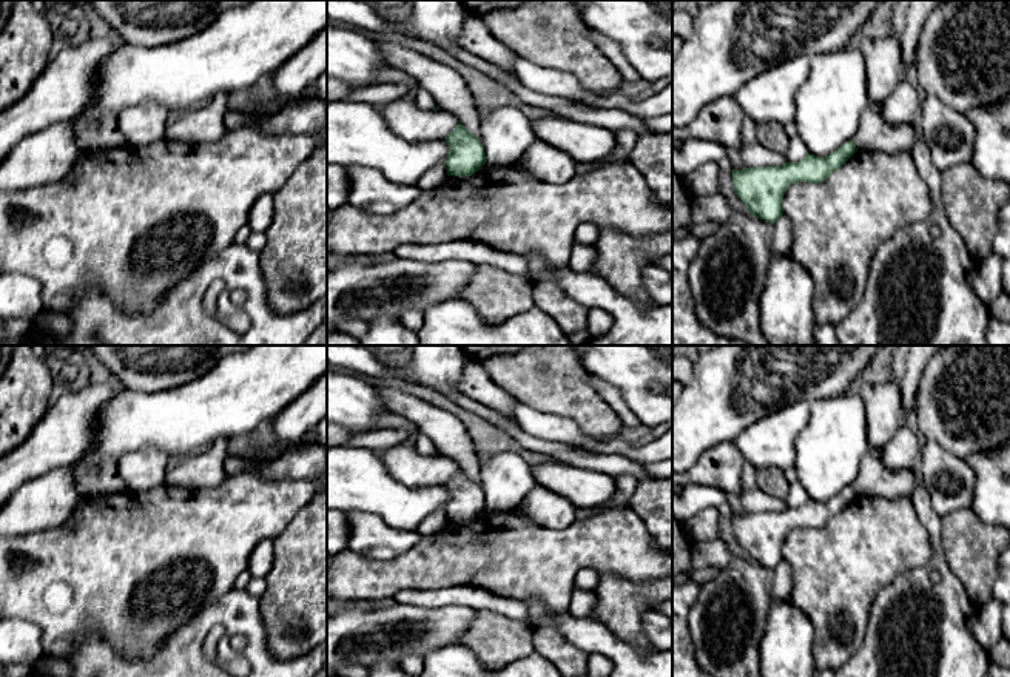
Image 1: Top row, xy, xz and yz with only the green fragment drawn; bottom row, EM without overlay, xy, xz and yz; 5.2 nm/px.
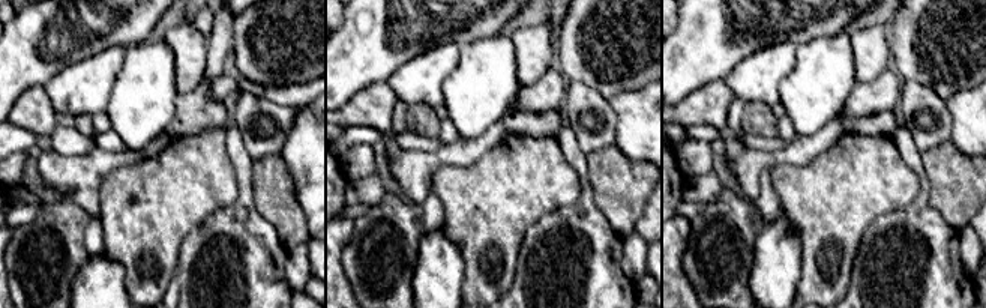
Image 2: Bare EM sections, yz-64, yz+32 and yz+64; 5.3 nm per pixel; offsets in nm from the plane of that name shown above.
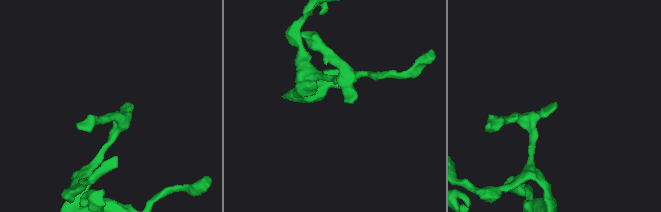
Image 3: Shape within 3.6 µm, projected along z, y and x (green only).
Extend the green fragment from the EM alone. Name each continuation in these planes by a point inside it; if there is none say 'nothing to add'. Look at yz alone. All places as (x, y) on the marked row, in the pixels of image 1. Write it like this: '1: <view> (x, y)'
nothing to add

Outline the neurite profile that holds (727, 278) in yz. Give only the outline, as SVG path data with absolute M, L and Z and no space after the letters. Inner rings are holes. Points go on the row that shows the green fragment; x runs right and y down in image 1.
M731 213L708 237L700 241L689 265L689 288L702 324L719 336L749 345L769 345L762 332L762 293L768 284L773 224L751 213Z

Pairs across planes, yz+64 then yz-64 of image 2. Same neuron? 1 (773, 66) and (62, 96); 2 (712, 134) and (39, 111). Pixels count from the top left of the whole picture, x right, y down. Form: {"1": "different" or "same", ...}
{"1": "same", "2": "different"}

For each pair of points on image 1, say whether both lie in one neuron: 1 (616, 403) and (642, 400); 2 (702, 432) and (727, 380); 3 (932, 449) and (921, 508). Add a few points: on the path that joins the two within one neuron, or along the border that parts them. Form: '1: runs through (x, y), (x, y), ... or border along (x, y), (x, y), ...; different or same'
1: border along (597, 377), (620, 392), (643, 424); different
2: runs through (702, 420), (727, 392); same
3: border along (922, 485), (932, 508), (941, 517); different

